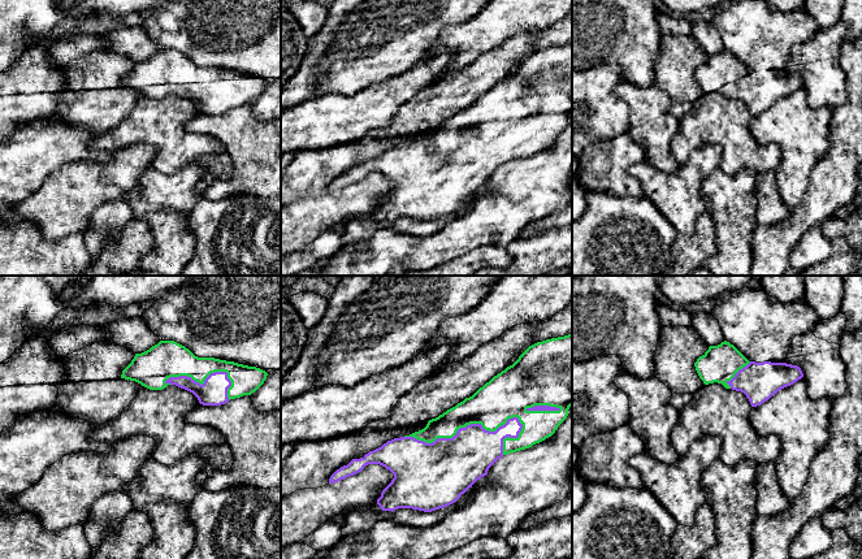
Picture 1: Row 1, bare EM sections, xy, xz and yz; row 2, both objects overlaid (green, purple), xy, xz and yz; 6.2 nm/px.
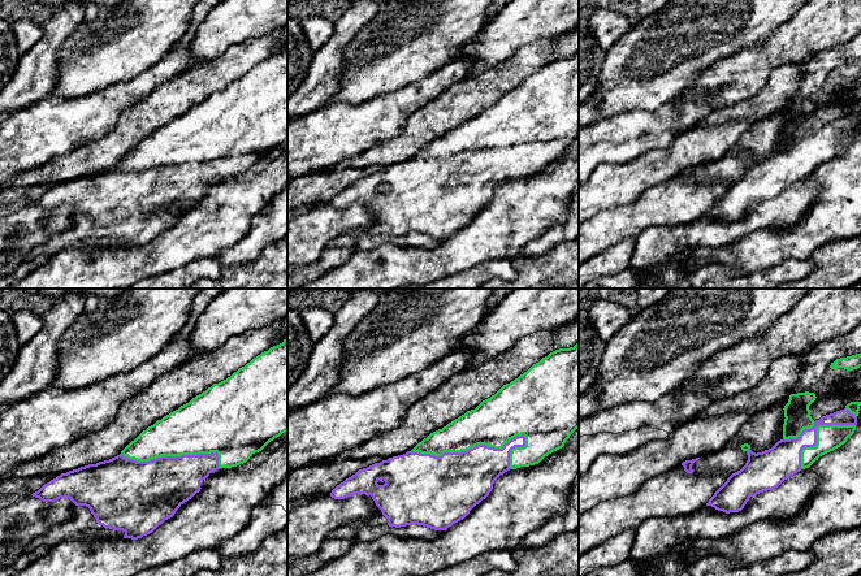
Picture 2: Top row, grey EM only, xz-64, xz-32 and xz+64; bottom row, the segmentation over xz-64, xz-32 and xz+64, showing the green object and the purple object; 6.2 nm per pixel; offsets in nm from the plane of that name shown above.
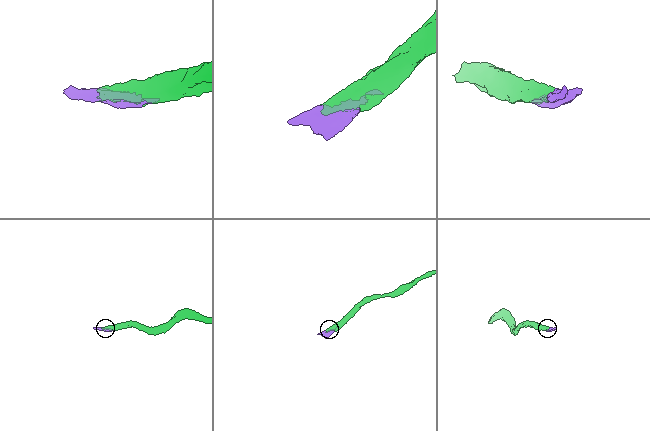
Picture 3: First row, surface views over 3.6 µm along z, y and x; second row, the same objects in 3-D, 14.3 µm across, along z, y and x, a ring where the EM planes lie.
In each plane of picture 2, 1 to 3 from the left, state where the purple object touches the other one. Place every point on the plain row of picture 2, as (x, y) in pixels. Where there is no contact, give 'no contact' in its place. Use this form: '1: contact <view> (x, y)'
1: contact xz-64 (176, 164)
2: contact xz-32 (468, 157)
3: contact xz+64 (818, 134)

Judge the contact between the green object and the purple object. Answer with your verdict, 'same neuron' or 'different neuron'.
same neuron

